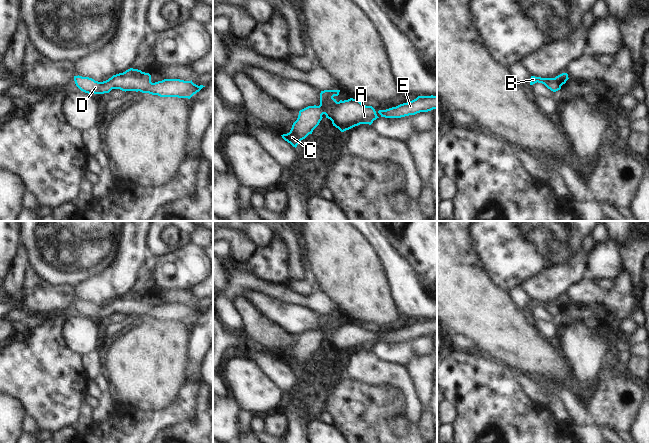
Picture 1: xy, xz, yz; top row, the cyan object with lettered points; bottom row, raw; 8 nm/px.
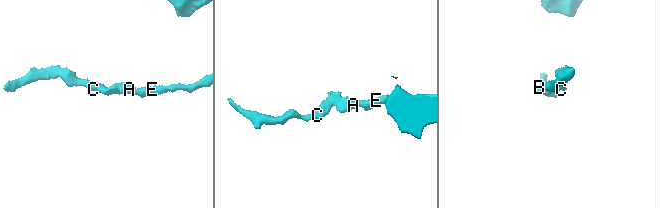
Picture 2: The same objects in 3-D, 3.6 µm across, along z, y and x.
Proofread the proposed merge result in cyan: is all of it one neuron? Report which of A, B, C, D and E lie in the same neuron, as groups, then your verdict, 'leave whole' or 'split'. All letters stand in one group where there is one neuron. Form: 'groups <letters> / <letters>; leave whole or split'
groups A B C D E; leave whole

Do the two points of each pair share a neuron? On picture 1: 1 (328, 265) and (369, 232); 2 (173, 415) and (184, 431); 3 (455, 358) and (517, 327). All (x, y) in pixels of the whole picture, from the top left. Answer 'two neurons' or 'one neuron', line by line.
1: two neurons
2: two neurons
3: two neurons

